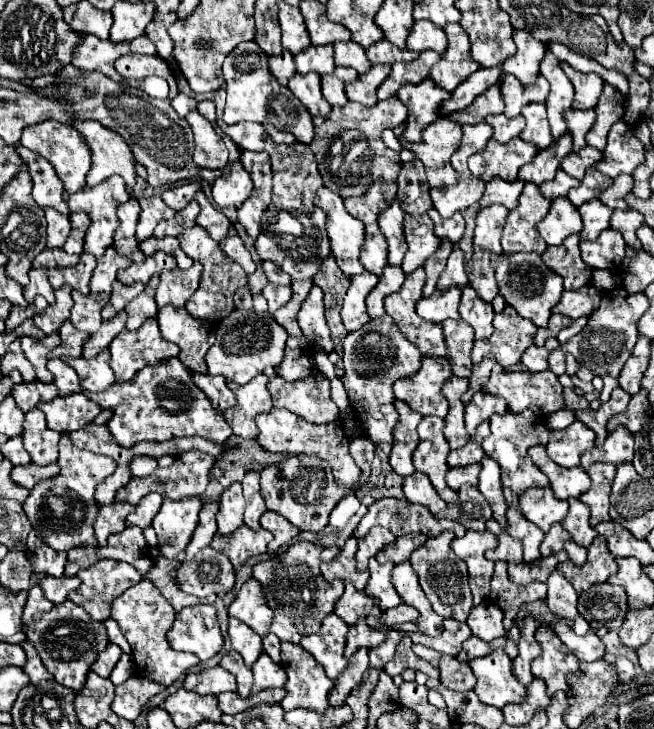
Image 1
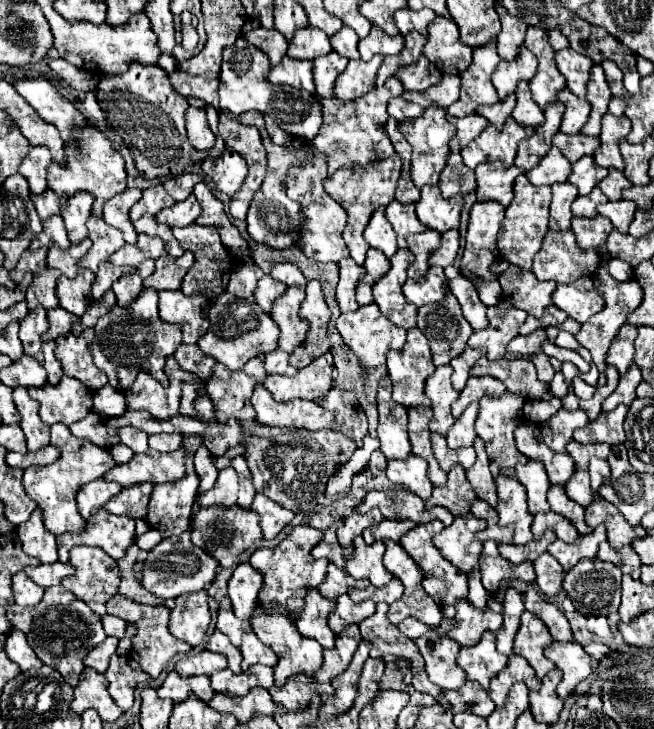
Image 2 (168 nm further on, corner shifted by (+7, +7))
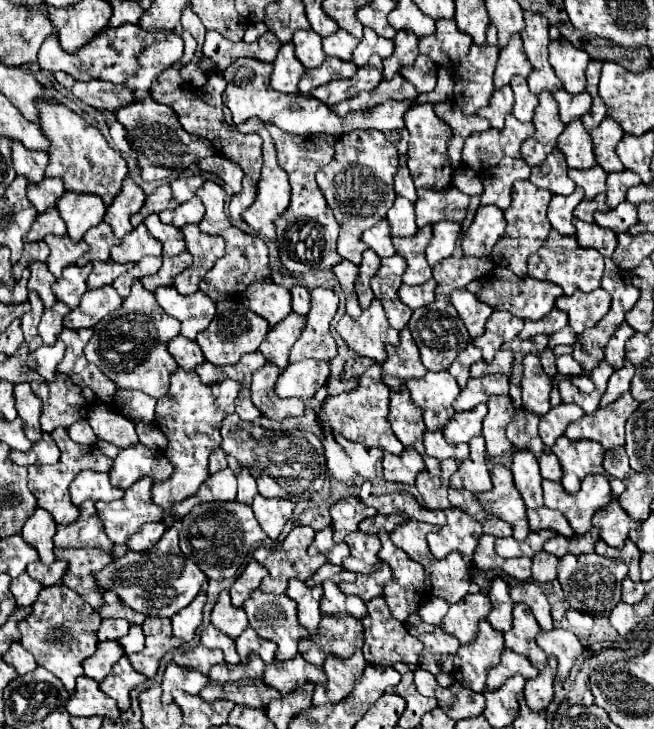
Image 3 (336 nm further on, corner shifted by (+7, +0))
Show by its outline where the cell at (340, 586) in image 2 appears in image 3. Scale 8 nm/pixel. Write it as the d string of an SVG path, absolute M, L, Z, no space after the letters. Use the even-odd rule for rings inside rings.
M324 563L324 565L320 567L320 571L316 571L316 575L312 575L312 579L306 579L306 583L308 583L310 587L320 585L324 579L330 579L330 581L334 581L334 583L340 583L340 577L338 577L340 571L342 571L342 567L332 565L332 563Z

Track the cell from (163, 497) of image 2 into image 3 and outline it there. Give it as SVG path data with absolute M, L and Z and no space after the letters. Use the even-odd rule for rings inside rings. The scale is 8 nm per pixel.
M178 371L172 373L168 395L160 397L156 405L156 419L154 425L166 435L168 447L164 449L166 459L174 465L172 477L164 483L154 483L152 499L156 505L164 509L164 525L172 527L170 509L174 503L194 495L198 487L210 477L208 473L208 457L212 449L222 443L220 427L222 421L234 413L234 399L238 395L238 383L232 379L224 379L220 385L204 385L200 377L192 371Z

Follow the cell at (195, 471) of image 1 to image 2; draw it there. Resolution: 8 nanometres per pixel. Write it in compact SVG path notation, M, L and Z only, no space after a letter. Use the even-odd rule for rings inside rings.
M178 448L174 452L144 452L136 454L128 464L114 466L104 480L118 482L124 488L130 488L132 484L142 484L142 482L176 482L186 476L186 452L184 448Z

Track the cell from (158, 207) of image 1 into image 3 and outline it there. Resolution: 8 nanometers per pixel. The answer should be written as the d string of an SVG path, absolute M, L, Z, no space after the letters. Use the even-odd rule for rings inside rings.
M166 183L166 185L158 187L154 193L150 193L150 195L146 197L144 207L142 207L136 215L132 215L132 227L138 227L150 213L160 213L160 211L164 211L164 209L176 209L176 207L178 207L178 203L176 203L176 199L172 197L170 185Z

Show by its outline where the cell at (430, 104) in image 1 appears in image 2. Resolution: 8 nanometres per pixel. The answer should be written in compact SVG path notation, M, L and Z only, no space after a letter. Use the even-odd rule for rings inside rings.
M420 56L420 60L416 64L410 64L402 70L398 70L396 78L404 84L404 90L418 92L418 90L436 86L442 80L442 74L426 56Z

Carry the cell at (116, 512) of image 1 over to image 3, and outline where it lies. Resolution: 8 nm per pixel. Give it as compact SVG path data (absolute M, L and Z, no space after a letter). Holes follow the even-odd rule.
M80 471L70 485L70 497L74 505L80 505L84 499L92 501L116 501L122 499L124 491L112 487L108 473L100 471Z

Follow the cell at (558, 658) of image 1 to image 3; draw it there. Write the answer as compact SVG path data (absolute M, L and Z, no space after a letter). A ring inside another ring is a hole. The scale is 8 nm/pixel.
M524 603L514 605L514 615L512 615L512 629L504 633L504 645L512 649L514 653L520 653L528 657L528 661L542 671L546 665L546 655L540 651L536 645L536 635L540 633L540 625L536 623L534 615L528 613L528 607Z

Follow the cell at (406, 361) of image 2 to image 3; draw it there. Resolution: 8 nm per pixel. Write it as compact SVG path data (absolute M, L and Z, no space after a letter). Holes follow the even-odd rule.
M404 327L400 331L400 343L396 347L388 347L388 359L382 363L382 379L390 389L400 389L408 377L422 377L426 371L420 351L408 327Z

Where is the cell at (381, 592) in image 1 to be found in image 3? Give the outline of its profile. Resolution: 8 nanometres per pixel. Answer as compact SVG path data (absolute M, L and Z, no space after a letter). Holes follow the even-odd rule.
M354 531L344 539L350 547L350 555L344 559L342 567L354 573L372 573L374 565L380 561L380 539L378 535L364 535L362 531Z

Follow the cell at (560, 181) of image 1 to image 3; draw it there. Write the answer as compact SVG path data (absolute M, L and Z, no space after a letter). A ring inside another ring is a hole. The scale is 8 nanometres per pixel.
M554 149L546 161L542 165L532 167L532 179L530 179L536 187L548 189L550 193L564 193L570 195L574 191L574 183L568 177L568 165L566 159L562 155L562 151Z

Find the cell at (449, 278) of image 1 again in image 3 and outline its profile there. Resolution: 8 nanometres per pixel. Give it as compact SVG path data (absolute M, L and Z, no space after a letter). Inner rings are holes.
M436 223L436 227L432 227L432 243L428 243L426 247L428 263L434 267L444 257L452 255L458 237L460 237L458 223Z

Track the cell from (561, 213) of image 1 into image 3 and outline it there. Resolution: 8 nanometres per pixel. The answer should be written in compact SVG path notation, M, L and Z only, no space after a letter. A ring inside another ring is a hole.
M580 187L574 189L572 195L554 195L550 205L548 205L548 219L552 223L552 227L562 233L562 235L574 235L574 225L572 225L572 211L574 207L582 201L584 191L580 191Z

